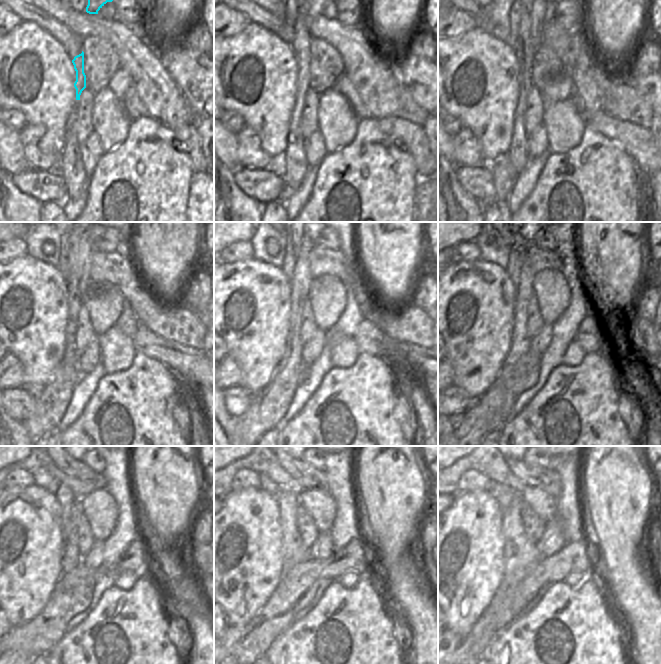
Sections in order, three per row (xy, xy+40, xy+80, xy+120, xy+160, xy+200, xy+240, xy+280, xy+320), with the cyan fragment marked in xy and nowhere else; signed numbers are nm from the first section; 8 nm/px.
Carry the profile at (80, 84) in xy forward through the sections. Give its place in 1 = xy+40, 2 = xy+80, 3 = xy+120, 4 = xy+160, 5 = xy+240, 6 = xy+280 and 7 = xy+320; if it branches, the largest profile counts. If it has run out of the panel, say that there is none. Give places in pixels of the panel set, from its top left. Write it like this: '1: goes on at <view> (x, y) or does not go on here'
1: goes on at xy+40 (301, 43)
2: goes on at xy+80 (529, 37)
3: goes on at xy+120 (78, 277)
4: goes on at xy+160 (301, 280)
5: goes on at xy+240 (71, 558)
6: goes on at xy+280 (272, 608)
7: goes on at xy+320 (466, 641)

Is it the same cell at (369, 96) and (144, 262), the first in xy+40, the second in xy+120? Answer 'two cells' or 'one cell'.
two cells

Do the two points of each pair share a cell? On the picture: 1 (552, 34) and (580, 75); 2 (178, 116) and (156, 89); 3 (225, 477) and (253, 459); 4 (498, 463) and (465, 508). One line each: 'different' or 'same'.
1: same
2: same
3: same
4: different

